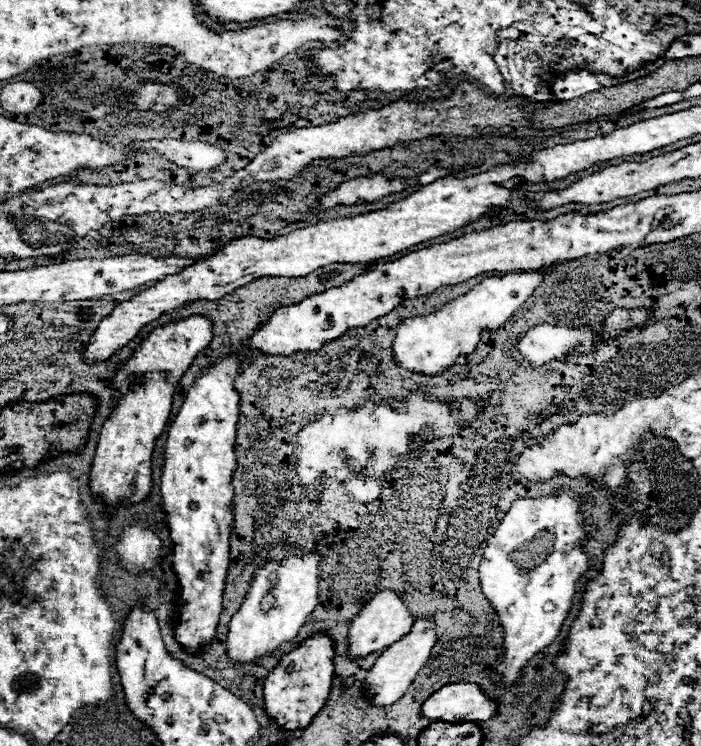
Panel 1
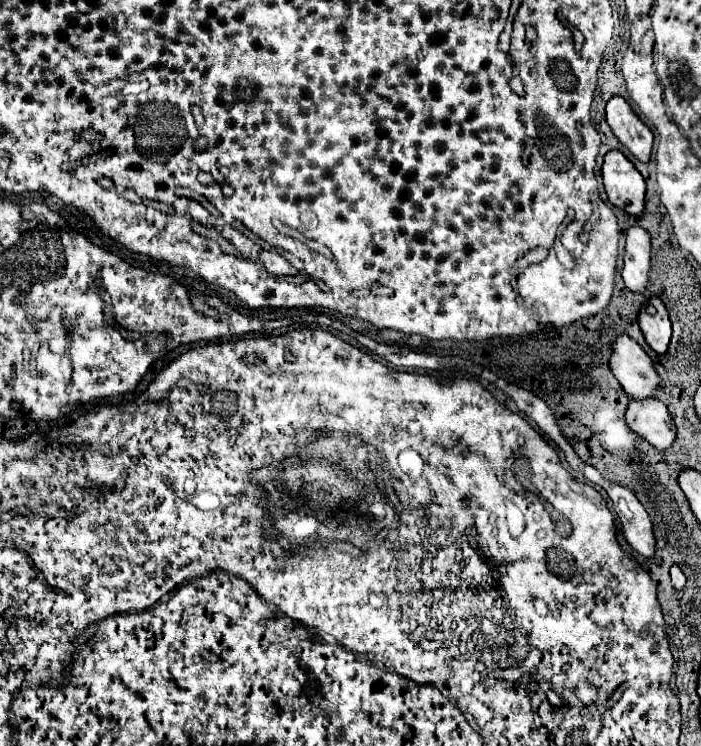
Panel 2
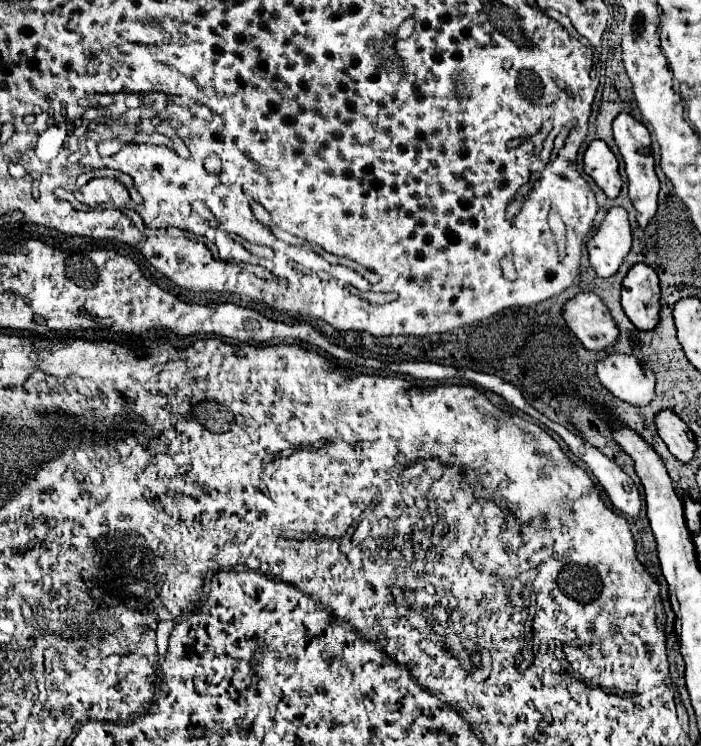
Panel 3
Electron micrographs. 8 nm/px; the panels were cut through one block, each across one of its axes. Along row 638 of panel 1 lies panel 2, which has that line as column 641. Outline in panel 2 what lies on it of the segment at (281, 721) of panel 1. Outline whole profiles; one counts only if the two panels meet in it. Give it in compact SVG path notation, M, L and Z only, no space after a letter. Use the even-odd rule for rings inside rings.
M650 296L648 302L640 308L638 324L640 324L640 330L642 330L648 346L656 354L664 354L668 350L672 330L670 330L668 310L658 296Z

